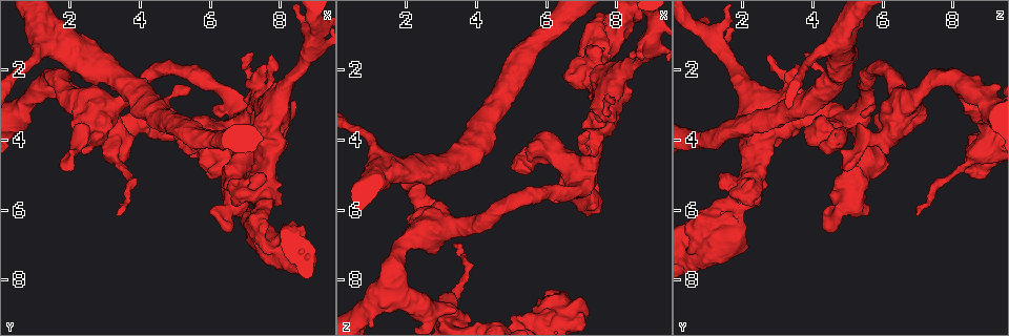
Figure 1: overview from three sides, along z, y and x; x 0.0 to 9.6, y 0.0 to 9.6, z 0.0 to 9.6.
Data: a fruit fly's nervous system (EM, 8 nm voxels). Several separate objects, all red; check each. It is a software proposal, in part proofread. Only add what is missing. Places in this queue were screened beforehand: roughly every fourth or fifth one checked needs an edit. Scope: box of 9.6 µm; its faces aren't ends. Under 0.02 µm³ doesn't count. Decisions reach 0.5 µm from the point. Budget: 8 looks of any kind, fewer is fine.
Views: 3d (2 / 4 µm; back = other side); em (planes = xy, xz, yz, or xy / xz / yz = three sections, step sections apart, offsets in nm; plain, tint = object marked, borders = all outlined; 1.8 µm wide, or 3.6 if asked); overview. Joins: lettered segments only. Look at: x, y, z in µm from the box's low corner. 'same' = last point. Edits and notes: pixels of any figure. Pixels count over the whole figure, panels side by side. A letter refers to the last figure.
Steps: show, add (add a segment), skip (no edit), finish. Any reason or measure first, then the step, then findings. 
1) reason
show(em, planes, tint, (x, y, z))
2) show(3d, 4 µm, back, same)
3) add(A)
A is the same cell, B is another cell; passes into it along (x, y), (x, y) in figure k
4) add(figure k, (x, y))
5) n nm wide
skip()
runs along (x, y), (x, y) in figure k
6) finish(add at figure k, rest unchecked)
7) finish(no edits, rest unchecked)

sharp bend
show(em, planes, tint, (8.00, 7.25, 0.90))

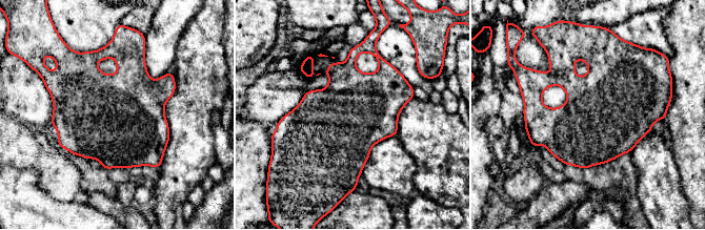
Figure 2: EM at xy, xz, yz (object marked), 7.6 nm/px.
show(em, planes, borders, same)

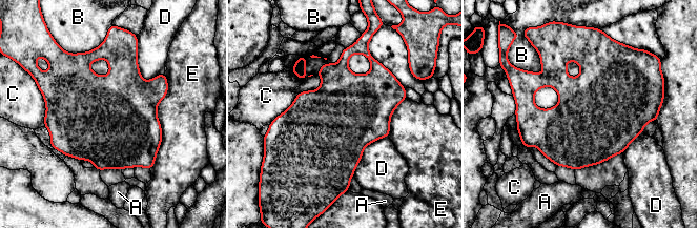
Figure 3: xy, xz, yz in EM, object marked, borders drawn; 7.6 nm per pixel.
skip()
A, B, C, D and E are other cells; border along (137, 46), (145, 80), (164, 73) in figure 3; no lettered segment goes on from it

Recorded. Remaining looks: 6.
branch stops here
show(em, planes, plain, (6.00, 6.10, 4.40))

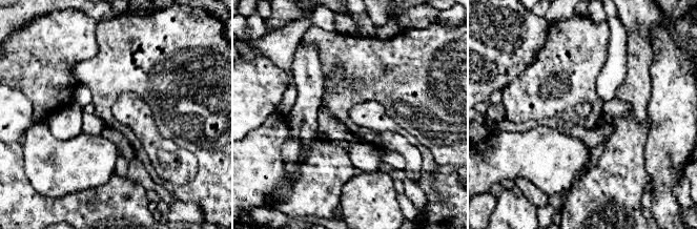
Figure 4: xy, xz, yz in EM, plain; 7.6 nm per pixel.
show(em, planes, borders, same)

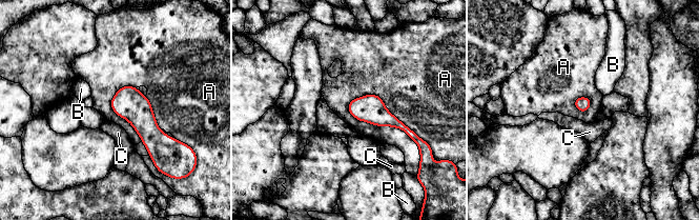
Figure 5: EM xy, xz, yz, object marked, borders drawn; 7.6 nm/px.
110 nm wide
skip()
A, B and C are other cells; border along (349, 101), (414, 142) in figure 5; no lettered segment goes on from it

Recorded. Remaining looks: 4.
an open end
show(3d, 2 µm, (7.80, 1.60, 2.80))

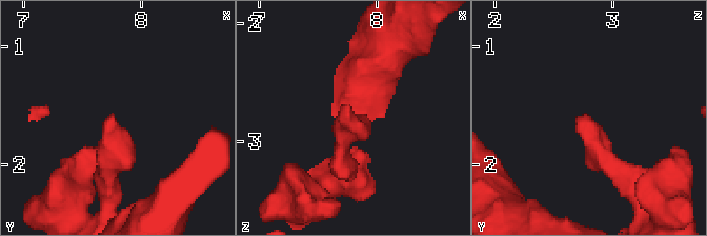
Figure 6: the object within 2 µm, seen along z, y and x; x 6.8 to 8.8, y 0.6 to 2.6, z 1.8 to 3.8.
need the tissue
show(em, planes, tint, (7.76, 1.56, 2.76))

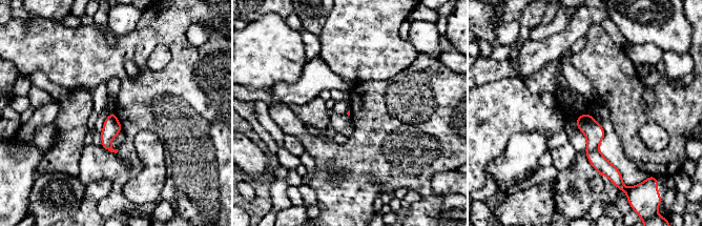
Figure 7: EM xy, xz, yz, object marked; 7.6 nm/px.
see the neighbours
show(em, planes, borders, same)

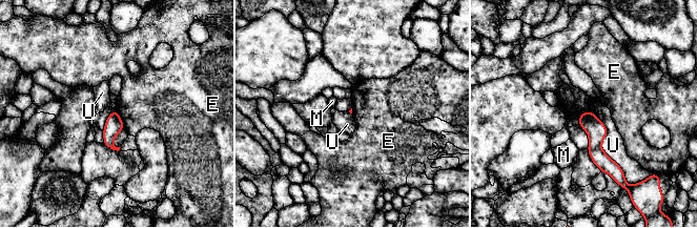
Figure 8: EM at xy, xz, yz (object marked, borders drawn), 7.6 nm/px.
skip()
E, M and U are other cells; runs along (582, 116), (610, 169) in figure 8; no lettered segment goes on from it

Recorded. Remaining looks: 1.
finish(no edits, rest unchecked)

